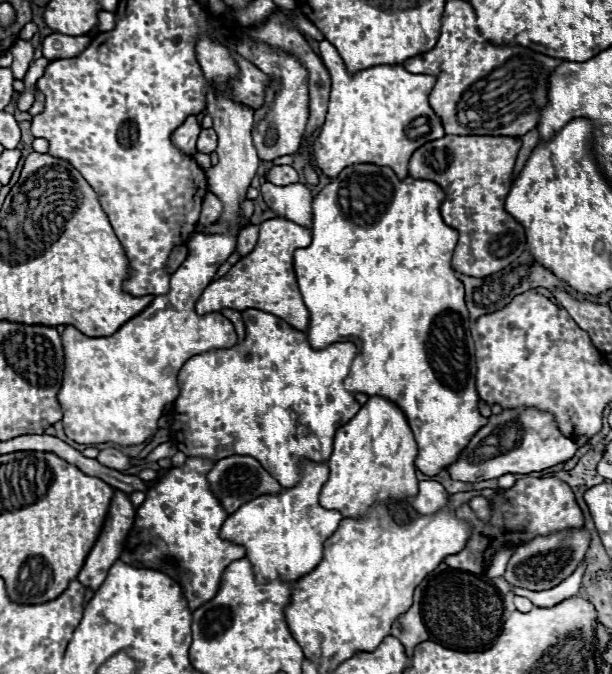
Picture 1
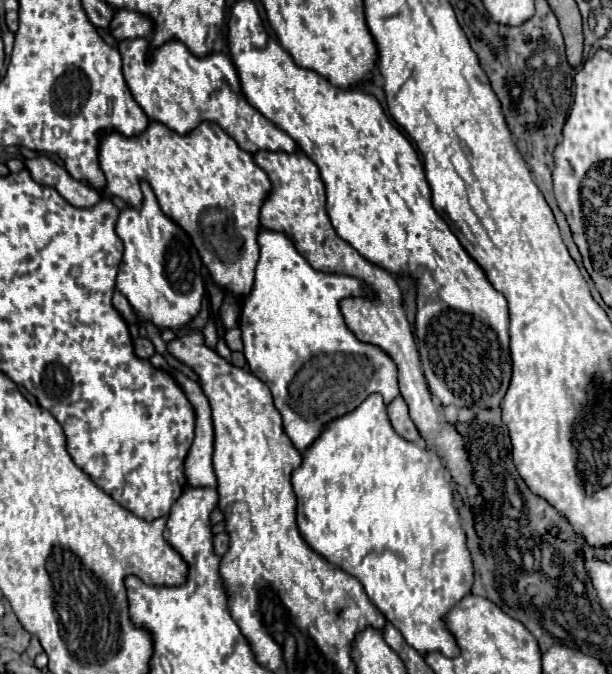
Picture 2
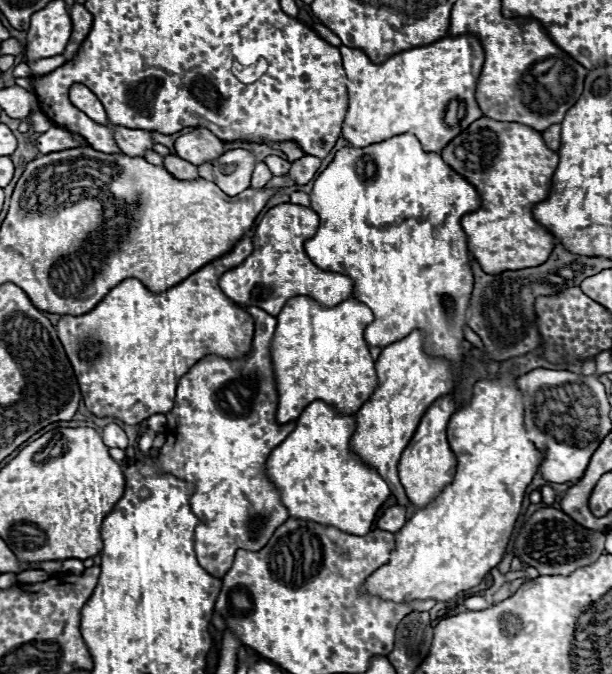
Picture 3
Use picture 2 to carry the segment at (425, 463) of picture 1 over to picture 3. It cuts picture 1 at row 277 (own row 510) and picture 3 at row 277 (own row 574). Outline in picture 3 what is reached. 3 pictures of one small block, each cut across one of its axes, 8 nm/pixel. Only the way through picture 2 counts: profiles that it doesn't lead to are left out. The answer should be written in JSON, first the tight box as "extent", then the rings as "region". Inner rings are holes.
{"extent":[304,134,482,362],"region":[[[402,134],[402,136],[394,136],[390,140],[384,140],[380,144],[370,144],[370,146],[364,146],[364,148],[352,148],[352,146],[346,146],[342,150],[336,152],[334,160],[328,164],[328,168],[324,172],[320,172],[320,176],[314,180],[314,188],[310,192],[310,208],[318,212],[320,216],[320,226],[318,226],[318,232],[314,238],[306,240],[304,248],[306,248],[306,254],[310,256],[310,260],[322,268],[322,270],[330,270],[330,272],[340,272],[340,274],[346,274],[350,276],[356,284],[354,284],[354,298],[358,298],[360,302],[364,302],[366,306],[372,308],[374,312],[374,322],[368,326],[366,330],[366,342],[370,346],[388,346],[392,342],[398,342],[402,338],[406,338],[412,330],[422,330],[426,334],[426,350],[432,354],[432,356],[442,356],[442,358],[448,358],[452,362],[460,362],[462,360],[462,354],[464,354],[464,334],[462,334],[462,328],[464,328],[464,318],[466,318],[466,308],[468,308],[468,300],[470,300],[470,292],[472,292],[472,270],[470,270],[470,260],[468,260],[468,246],[466,246],[466,234],[460,226],[460,220],[462,216],[466,216],[466,212],[474,212],[480,208],[482,200],[476,192],[476,188],[464,178],[464,176],[458,176],[458,172],[454,172],[444,160],[440,154],[436,152],[424,152],[420,142],[416,140],[414,134]]]}

